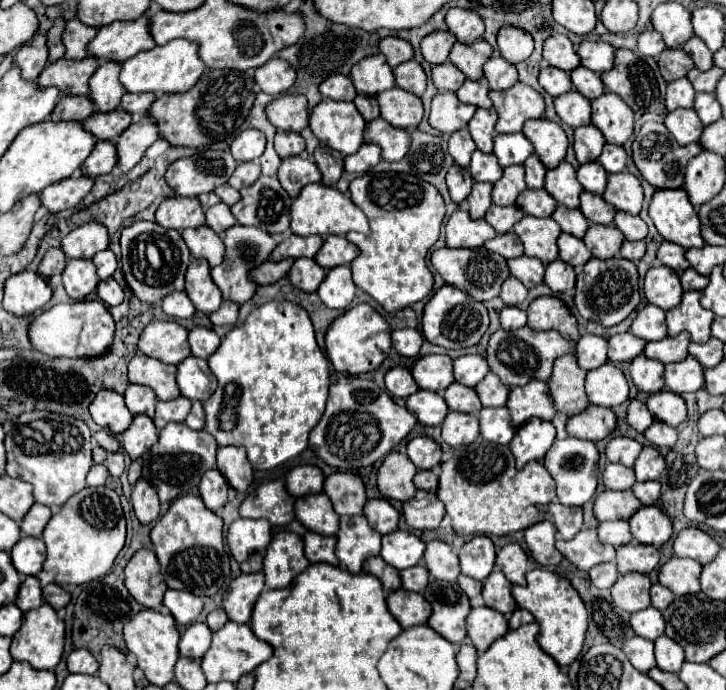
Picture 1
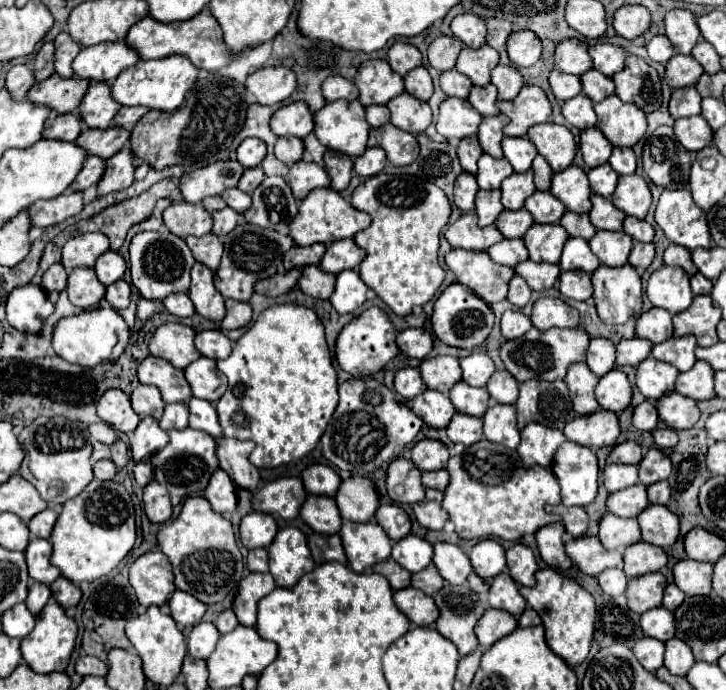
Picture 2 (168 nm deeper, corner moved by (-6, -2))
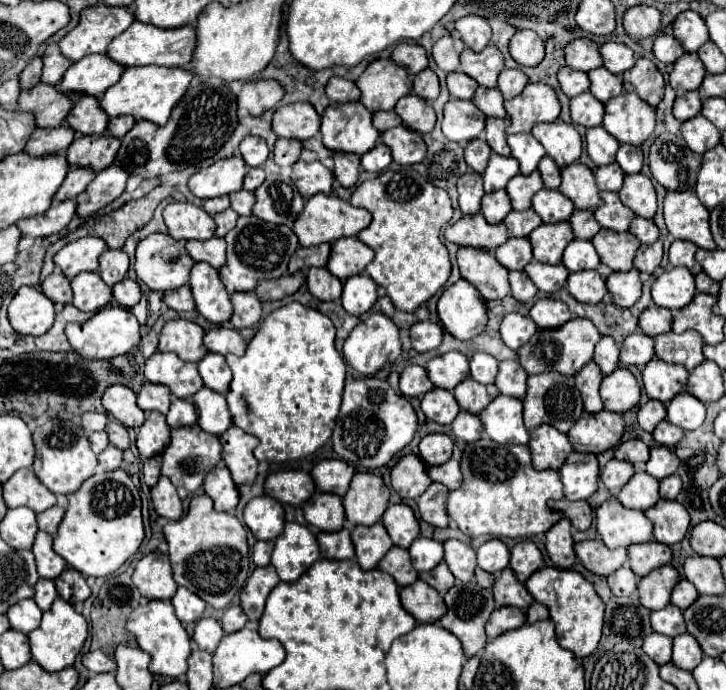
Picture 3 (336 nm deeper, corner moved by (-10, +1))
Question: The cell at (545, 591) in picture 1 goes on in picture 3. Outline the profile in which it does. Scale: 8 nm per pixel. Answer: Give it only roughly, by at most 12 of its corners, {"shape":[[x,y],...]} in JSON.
{"shape":[[539,568],[527,590],[549,608],[559,646],[597,648],[603,602],[579,572]]}

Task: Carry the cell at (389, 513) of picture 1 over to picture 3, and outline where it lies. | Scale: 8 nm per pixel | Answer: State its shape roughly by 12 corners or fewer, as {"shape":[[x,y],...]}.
{"shape":[[391,504],[381,522],[395,546],[409,548],[419,524],[407,504]]}

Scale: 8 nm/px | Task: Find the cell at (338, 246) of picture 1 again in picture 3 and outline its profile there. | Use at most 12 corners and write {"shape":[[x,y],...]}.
{"shape":[[339,238],[327,268],[337,278],[361,274],[373,250],[361,240]]}

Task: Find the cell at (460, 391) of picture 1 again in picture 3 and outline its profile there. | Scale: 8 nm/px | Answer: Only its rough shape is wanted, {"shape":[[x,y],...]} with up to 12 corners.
{"shape":[[467,378],[455,386],[461,410],[481,414],[499,394],[493,384]]}

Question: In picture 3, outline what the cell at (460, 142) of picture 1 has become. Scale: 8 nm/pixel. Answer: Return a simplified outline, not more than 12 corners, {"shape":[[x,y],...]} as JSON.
{"shape":[[483,138],[465,146],[465,162],[479,174],[491,148]]}

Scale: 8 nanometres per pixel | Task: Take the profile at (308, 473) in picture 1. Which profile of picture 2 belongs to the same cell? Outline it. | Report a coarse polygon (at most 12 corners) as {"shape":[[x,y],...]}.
{"shape":[[315,463],[303,471],[307,493],[335,497],[341,477]]}

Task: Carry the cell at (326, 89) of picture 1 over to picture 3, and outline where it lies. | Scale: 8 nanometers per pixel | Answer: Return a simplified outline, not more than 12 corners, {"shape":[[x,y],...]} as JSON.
{"shape":[[333,76],[327,82],[331,102],[359,100],[355,82]]}

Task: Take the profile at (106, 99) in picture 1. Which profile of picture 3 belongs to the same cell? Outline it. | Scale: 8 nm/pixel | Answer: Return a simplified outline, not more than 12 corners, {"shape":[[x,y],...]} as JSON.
{"shape":[[85,94],[75,100],[67,124],[81,134],[99,136],[109,116],[99,98]]}

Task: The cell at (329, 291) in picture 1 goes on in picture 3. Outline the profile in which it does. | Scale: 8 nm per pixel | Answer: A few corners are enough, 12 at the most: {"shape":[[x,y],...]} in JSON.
{"shape":[[367,274],[345,280],[341,304],[365,314],[377,300],[377,284]]}

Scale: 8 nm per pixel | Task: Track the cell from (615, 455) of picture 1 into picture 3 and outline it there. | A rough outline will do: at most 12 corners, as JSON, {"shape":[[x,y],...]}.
{"shape":[[633,438],[615,448],[617,460],[647,462],[649,448]]}

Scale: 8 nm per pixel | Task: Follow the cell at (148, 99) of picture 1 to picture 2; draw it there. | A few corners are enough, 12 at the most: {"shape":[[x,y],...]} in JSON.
{"shape":[[121,107],[113,125],[131,129],[145,107]]}

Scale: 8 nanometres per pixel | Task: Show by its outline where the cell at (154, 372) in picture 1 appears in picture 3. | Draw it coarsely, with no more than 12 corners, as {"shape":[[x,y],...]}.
{"shape":[[155,352],[145,378],[171,394],[203,388],[197,364]]}

